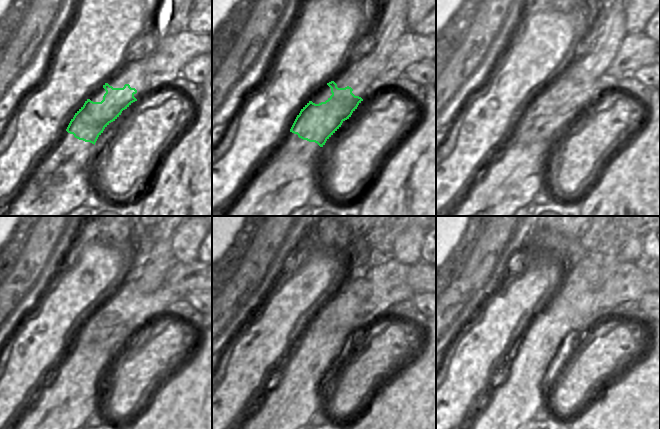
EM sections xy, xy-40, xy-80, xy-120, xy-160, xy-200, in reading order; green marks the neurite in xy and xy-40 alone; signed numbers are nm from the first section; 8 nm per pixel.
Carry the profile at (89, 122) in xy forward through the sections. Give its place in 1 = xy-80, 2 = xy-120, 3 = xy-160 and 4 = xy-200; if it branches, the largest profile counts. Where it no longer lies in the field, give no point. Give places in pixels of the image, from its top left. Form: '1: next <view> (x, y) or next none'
1: next xy-80 (543, 125)
2: next xy-120 (110, 337)
3: next xy-160 (335, 339)
4: next xy-200 (558, 345)

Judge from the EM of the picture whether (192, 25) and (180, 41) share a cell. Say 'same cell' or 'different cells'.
different cells

